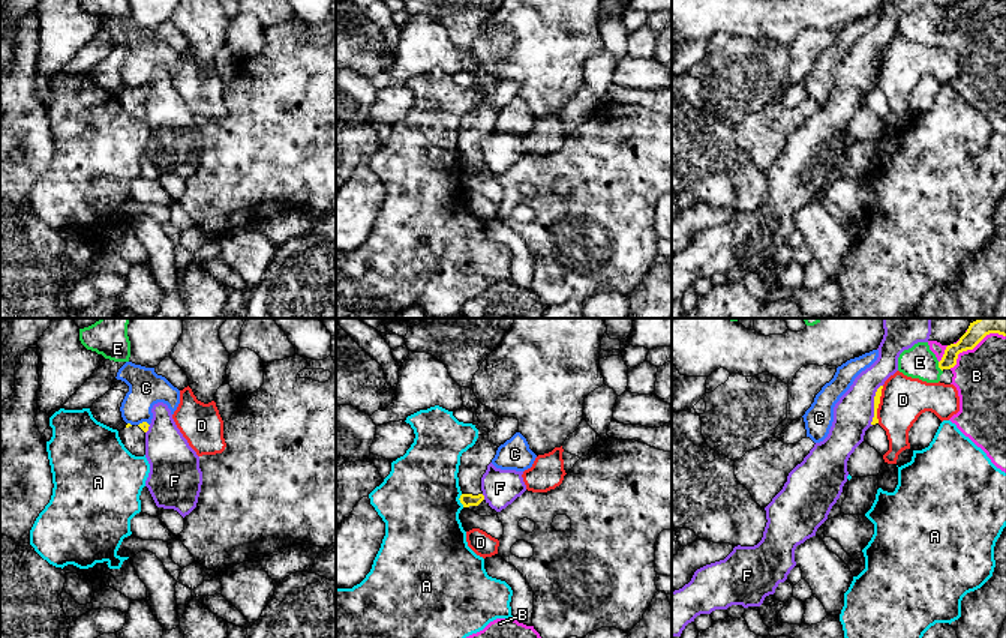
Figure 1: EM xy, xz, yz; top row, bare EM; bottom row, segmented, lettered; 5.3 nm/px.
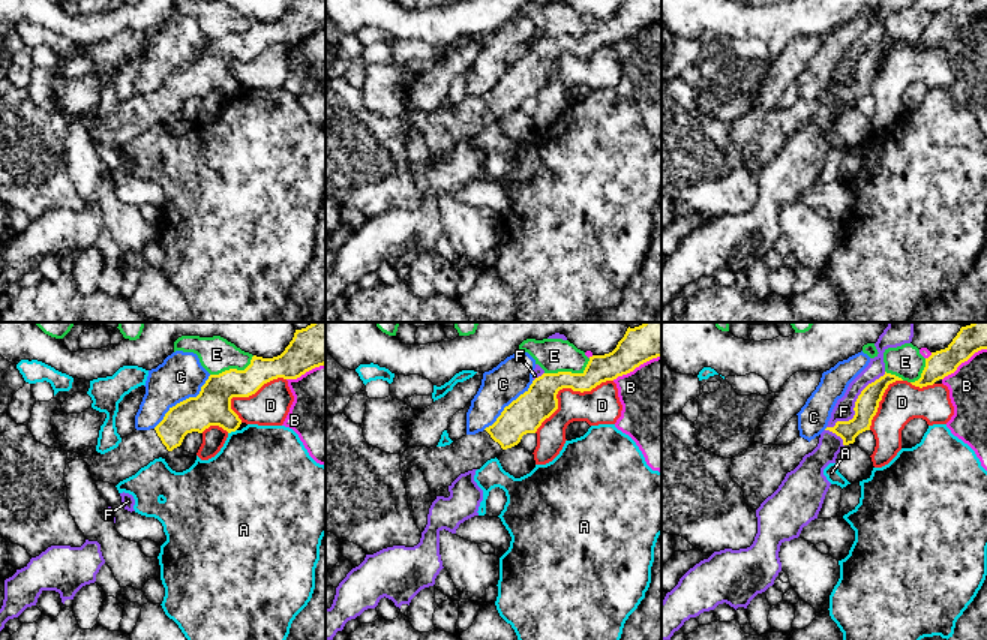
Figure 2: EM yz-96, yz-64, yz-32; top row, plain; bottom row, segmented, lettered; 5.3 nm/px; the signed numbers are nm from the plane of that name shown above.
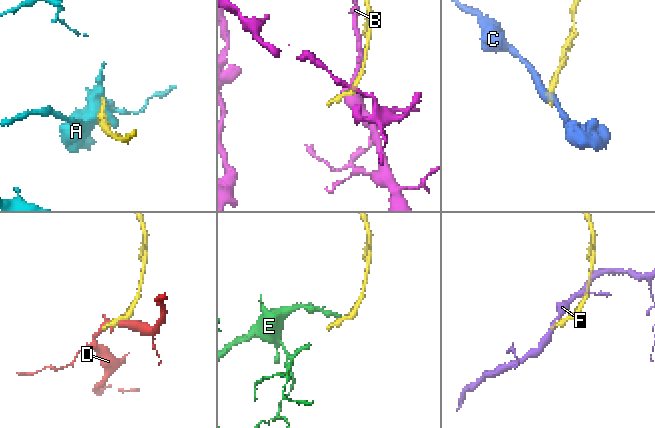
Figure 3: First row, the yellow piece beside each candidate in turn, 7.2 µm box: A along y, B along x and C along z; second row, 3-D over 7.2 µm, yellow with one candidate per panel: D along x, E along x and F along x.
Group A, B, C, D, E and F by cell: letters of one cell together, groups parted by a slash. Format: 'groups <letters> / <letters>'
groups A / B E / C / D / F

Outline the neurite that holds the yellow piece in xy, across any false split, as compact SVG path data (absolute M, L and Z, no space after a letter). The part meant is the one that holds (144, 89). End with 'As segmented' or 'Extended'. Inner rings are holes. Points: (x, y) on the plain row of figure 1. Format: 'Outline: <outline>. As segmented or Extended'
Outline: M142 86L139 89L127 87L118 95L118 101L124 111L135 120L145 119L145 96L148 95L148 87Z. Extended

